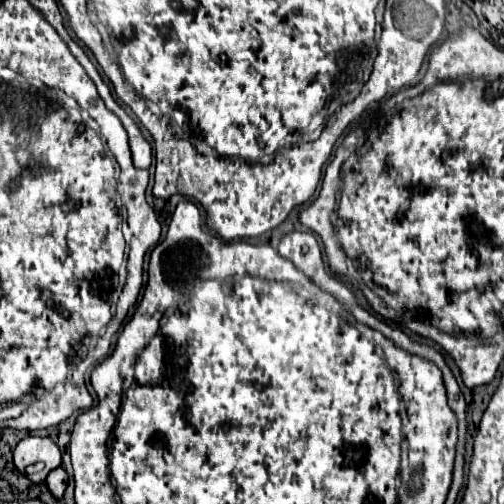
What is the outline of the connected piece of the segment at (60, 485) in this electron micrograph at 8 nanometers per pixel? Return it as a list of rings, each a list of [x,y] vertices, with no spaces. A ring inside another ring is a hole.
[[[63,467],[53,469],[53,473],[47,475],[45,483],[47,483],[49,491],[51,491],[57,499],[61,499],[61,497],[63,497],[63,491],[65,491],[65,487],[67,487],[67,473],[65,473],[65,469],[63,469]]]

